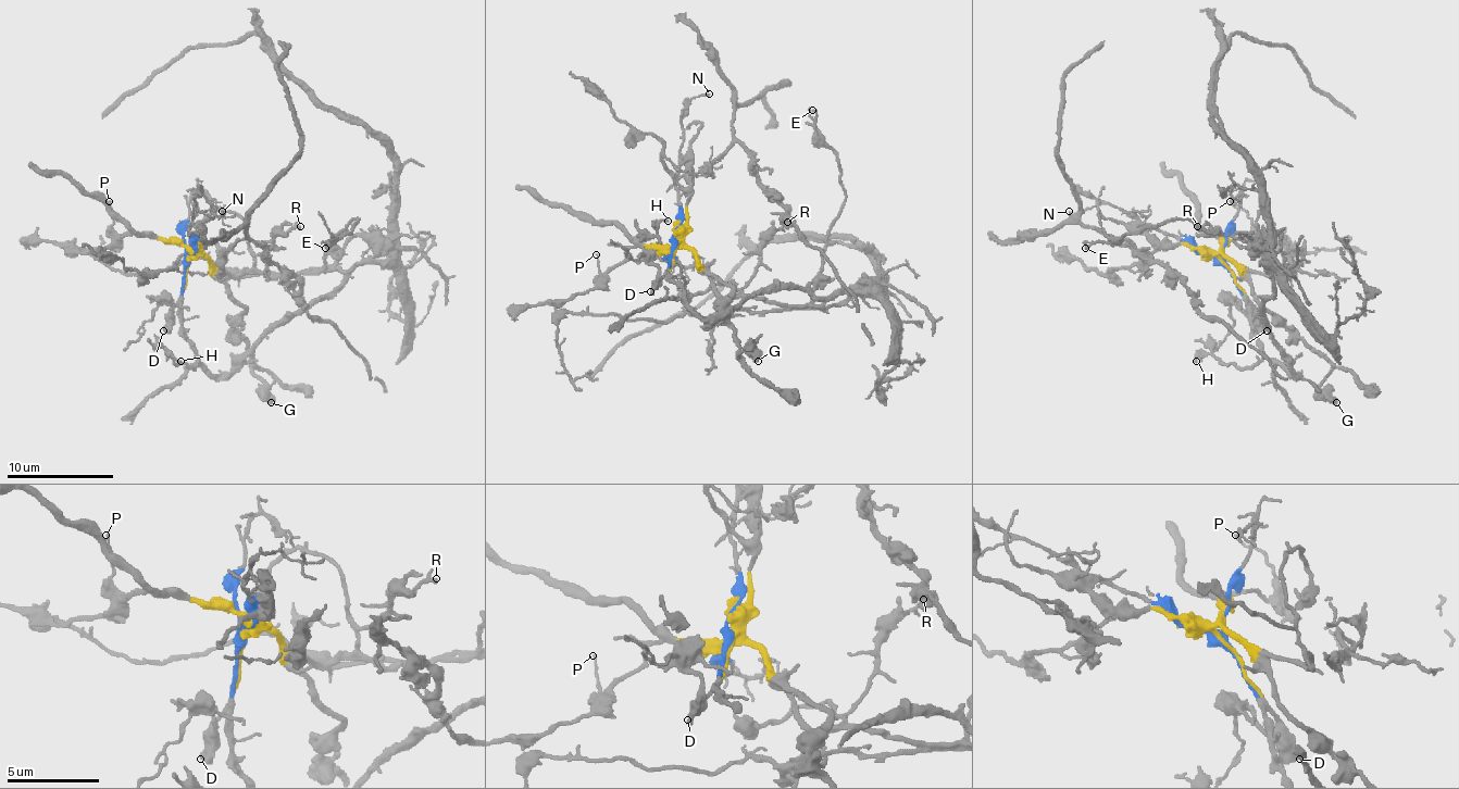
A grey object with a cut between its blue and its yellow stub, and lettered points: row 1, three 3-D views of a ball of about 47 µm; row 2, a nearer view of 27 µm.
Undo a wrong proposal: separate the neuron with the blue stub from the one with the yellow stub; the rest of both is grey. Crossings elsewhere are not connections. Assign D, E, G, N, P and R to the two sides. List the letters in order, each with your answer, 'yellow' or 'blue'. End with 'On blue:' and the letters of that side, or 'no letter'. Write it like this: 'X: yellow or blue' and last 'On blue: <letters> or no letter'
D: yellow
E: yellow
G: yellow
N: blue
P: yellow
R: yellow
On blue: N

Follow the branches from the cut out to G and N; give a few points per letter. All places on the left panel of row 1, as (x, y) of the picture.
G: (188, 259), (199, 253), (245, 310), (236, 334), (247, 345), (260, 382), (260, 392), (271, 403)
N: (188, 259), (194, 251), (188, 229), (196, 202), (194, 205), (207, 216), (223, 211)

